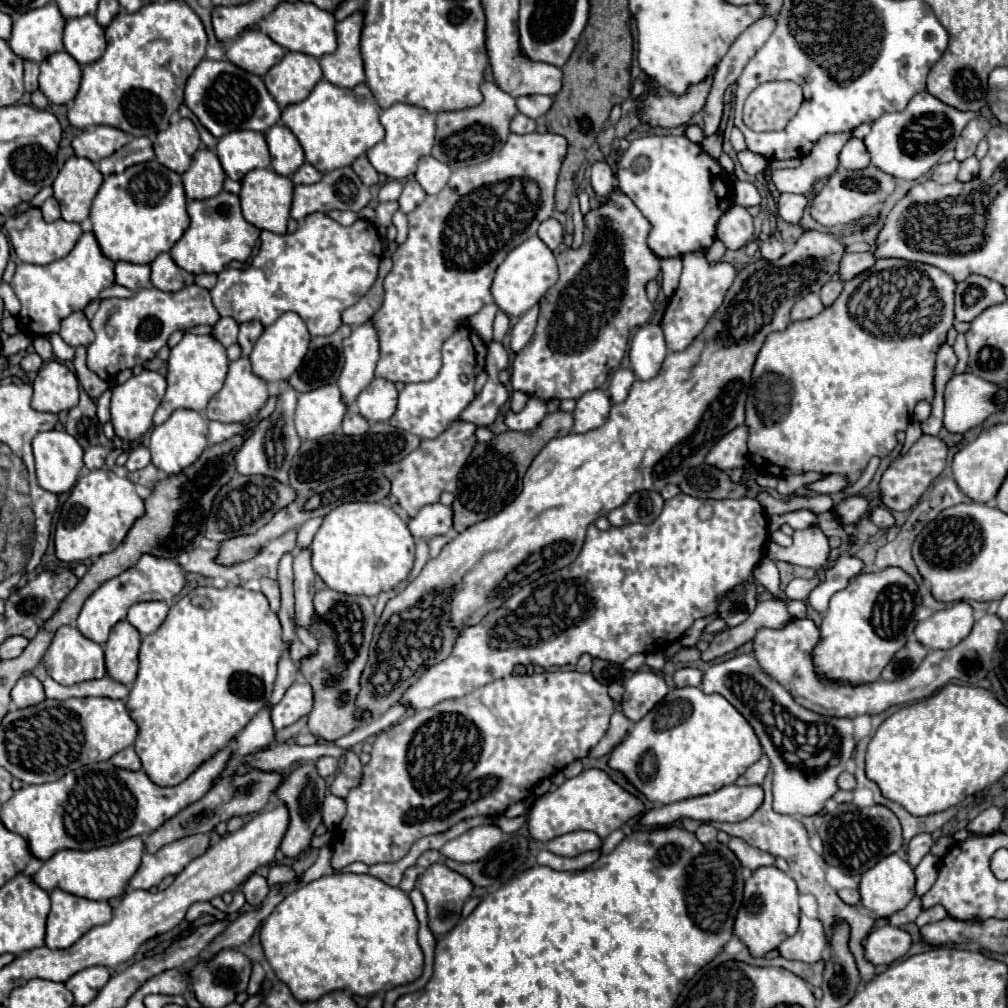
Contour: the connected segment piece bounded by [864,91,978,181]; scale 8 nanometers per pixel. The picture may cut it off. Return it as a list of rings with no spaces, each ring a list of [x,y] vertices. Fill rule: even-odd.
[[[918,93],[910,99],[908,107],[900,113],[884,113],[882,117],[878,117],[870,129],[870,133],[864,137],[864,145],[872,157],[872,165],[876,165],[878,169],[882,169],[884,173],[902,179],[902,181],[916,181],[924,175],[928,175],[932,171],[932,167],[938,163],[938,159],[944,155],[944,151],[954,149],[956,141],[964,129],[964,125],[968,125],[968,121],[972,121],[972,117],[976,117],[978,113],[964,113],[958,111],[950,105],[944,105],[940,99],[932,97],[930,93]]]

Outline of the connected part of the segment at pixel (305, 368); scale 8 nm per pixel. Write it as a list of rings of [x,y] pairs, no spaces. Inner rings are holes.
[[[342,325],[328,337],[312,337],[310,351],[306,353],[300,369],[288,379],[296,393],[306,393],[322,385],[336,383],[344,365],[342,341],[350,335],[350,325]]]

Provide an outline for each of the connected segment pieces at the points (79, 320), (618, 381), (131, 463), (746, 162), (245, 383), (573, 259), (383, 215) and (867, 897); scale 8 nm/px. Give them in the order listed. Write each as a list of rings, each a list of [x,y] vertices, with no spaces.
[[[76,311],[72,315],[68,315],[62,321],[62,329],[60,329],[60,337],[70,345],[70,347],[88,347],[92,343],[94,331],[90,329],[90,323],[84,315],[84,311]]]
[[[630,369],[614,371],[614,375],[610,379],[610,399],[612,399],[612,403],[620,403],[628,397],[628,389],[632,387],[632,381],[636,381],[636,375]]]
[[[136,447],[132,453],[130,453],[130,457],[128,457],[128,461],[126,461],[126,469],[128,471],[136,471],[136,469],[144,469],[146,465],[150,463],[150,451],[146,449],[146,447]]]
[[[740,151],[740,153],[738,153],[738,161],[740,161],[742,169],[744,169],[748,175],[758,175],[758,173],[762,173],[762,171],[766,169],[766,165],[768,165],[768,161],[766,161],[762,155],[752,153],[752,151]]]
[[[246,357],[232,361],[224,387],[208,403],[206,417],[220,423],[244,423],[248,421],[268,399],[266,383],[256,377]]]
[[[612,193],[610,201],[588,211],[584,221],[584,245],[580,249],[566,249],[556,257],[560,277],[540,301],[540,317],[532,341],[516,355],[512,363],[512,387],[544,401],[580,399],[584,393],[598,389],[610,371],[620,367],[620,361],[628,351],[630,331],[648,323],[654,311],[644,287],[658,275],[660,259],[646,245],[650,231],[648,219],[624,193]]]
[[[396,201],[380,203],[376,207],[376,219],[374,219],[374,223],[378,223],[378,225],[392,225],[392,215],[394,215],[396,209],[398,209]]]
[[[896,853],[884,857],[872,869],[868,869],[860,879],[860,903],[866,909],[874,911],[876,917],[890,917],[892,913],[904,909],[912,899],[914,899],[914,871]]]

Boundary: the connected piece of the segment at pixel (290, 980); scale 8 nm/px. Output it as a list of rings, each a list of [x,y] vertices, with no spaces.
[[[334,873],[310,881],[286,895],[260,927],[260,941],[266,961],[276,977],[286,983],[298,1001],[316,1001],[332,991],[350,991],[370,997],[398,985],[416,981],[424,969],[424,955],[418,945],[418,919],[410,897],[382,883],[372,875]]]

